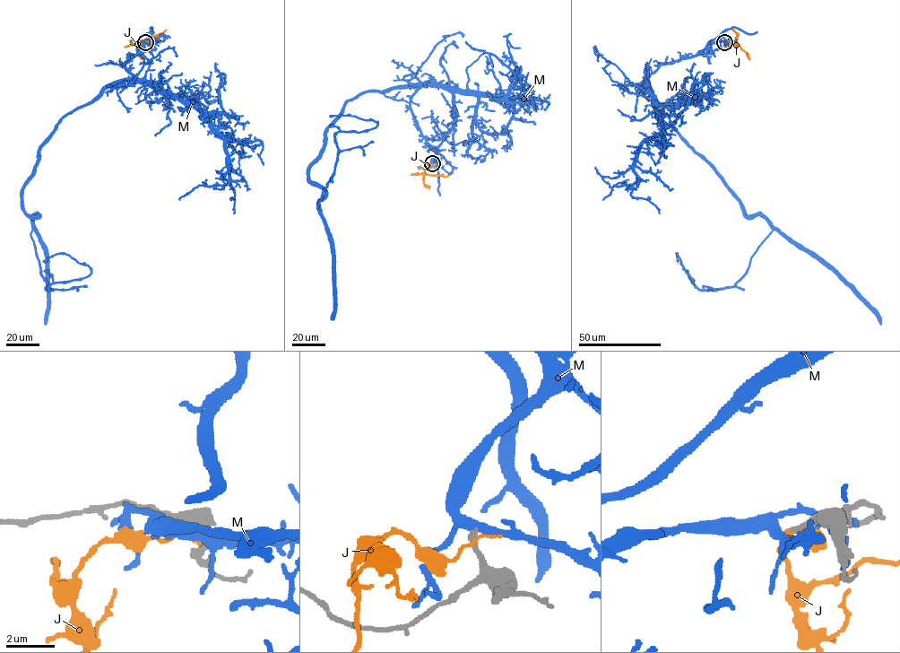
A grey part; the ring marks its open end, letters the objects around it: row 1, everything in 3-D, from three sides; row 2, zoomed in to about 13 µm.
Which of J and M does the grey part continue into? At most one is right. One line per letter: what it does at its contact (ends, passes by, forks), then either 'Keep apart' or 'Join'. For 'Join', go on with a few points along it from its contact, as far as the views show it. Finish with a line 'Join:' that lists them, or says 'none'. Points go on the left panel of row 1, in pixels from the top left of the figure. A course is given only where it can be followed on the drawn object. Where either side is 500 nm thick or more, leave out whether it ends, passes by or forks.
J: It ends there. Keep apart
M: It forks there. Keep apart
Join: none

